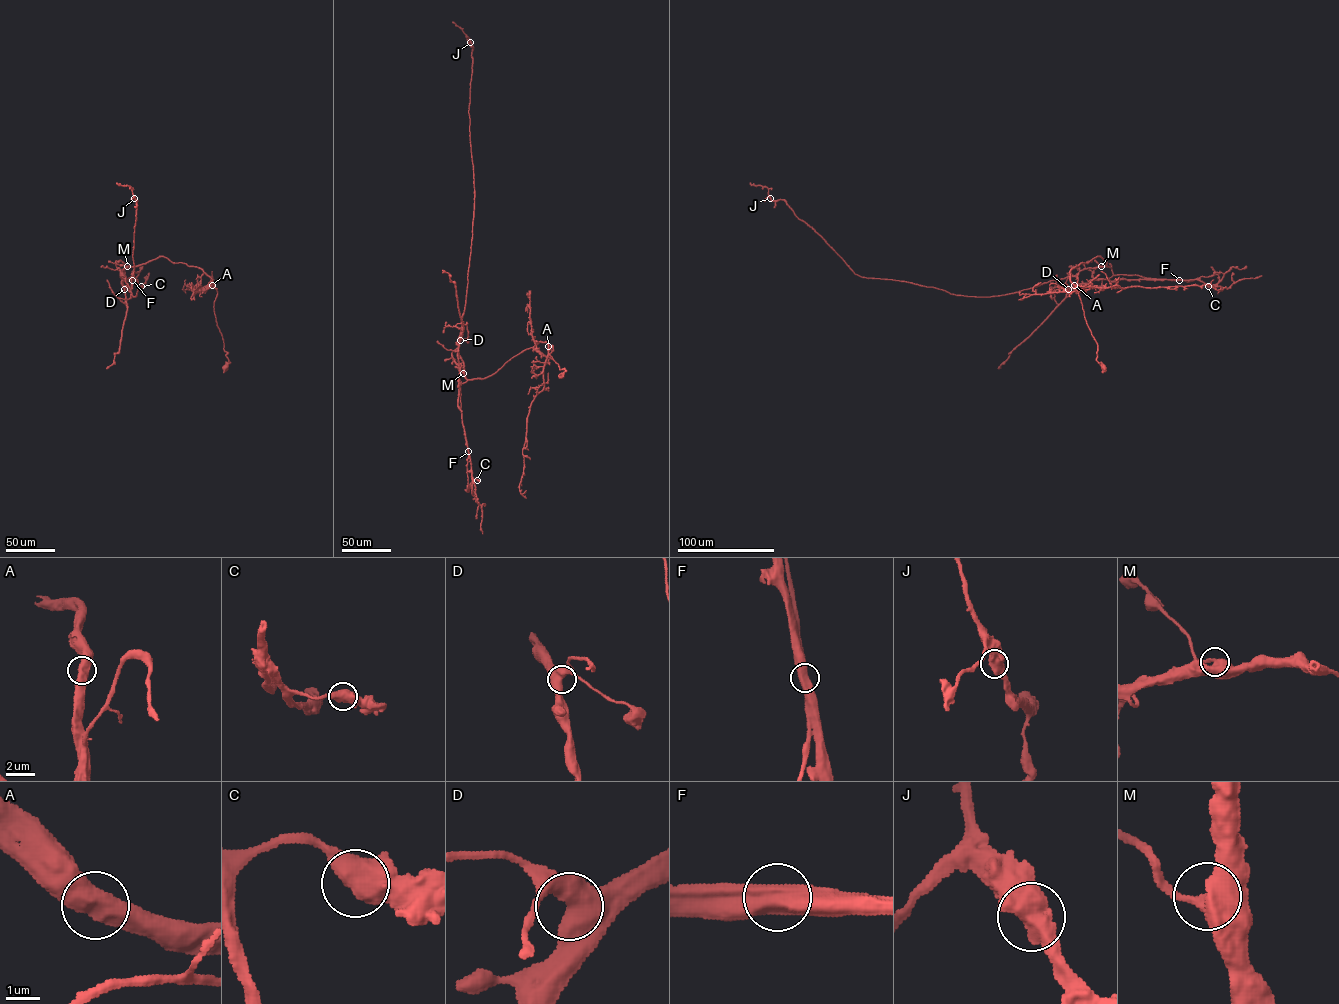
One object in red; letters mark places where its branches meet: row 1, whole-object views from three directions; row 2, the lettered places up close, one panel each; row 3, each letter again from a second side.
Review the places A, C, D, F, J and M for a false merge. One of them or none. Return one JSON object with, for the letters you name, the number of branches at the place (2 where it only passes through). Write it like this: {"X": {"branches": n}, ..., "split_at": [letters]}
{"F": {"branches": 2}, "split_at": ["F"]}

